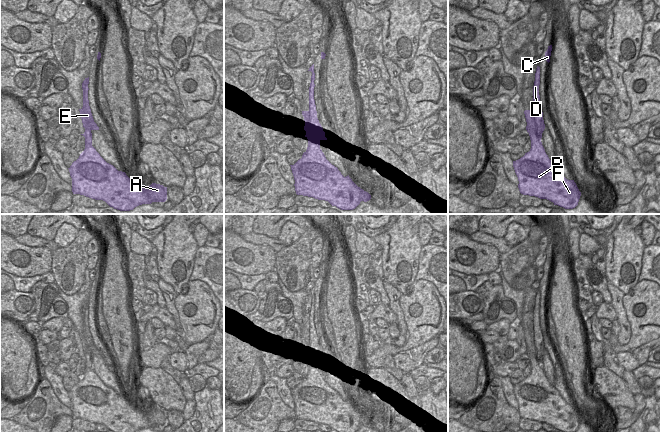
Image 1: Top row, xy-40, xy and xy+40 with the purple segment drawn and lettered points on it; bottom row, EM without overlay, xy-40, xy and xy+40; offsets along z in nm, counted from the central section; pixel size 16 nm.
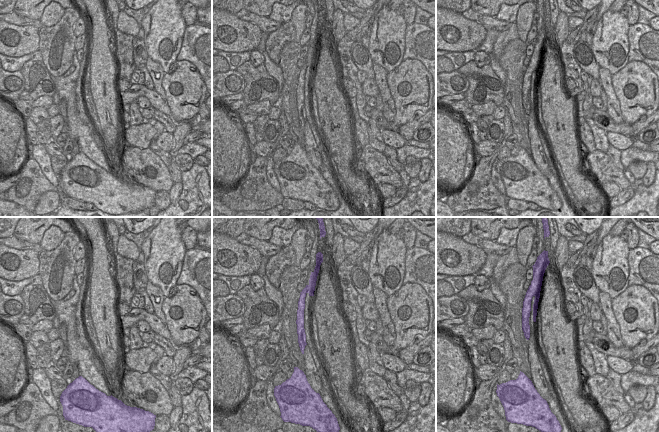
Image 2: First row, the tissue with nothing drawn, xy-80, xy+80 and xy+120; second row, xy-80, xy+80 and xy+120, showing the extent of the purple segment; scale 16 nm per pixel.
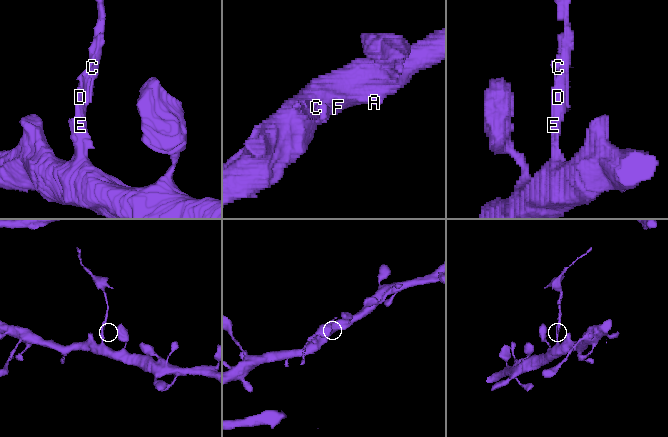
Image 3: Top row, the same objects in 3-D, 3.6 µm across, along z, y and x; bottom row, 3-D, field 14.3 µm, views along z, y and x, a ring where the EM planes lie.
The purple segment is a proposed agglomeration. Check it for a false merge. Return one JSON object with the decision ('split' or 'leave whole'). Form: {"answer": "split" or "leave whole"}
{"answer": "split"}

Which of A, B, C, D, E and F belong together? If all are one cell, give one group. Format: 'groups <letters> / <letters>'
groups A B F / C D E

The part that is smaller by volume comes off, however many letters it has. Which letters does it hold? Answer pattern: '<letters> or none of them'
C, D, E.

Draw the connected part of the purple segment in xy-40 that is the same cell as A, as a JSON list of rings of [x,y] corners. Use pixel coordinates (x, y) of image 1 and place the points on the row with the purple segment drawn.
[[[85,129],[81,135],[85,137],[85,149],[68,168],[73,194],[103,200],[120,211],[167,200],[167,187],[156,183],[144,187],[135,183],[125,172],[118,171],[100,156],[92,146],[91,130]]]

